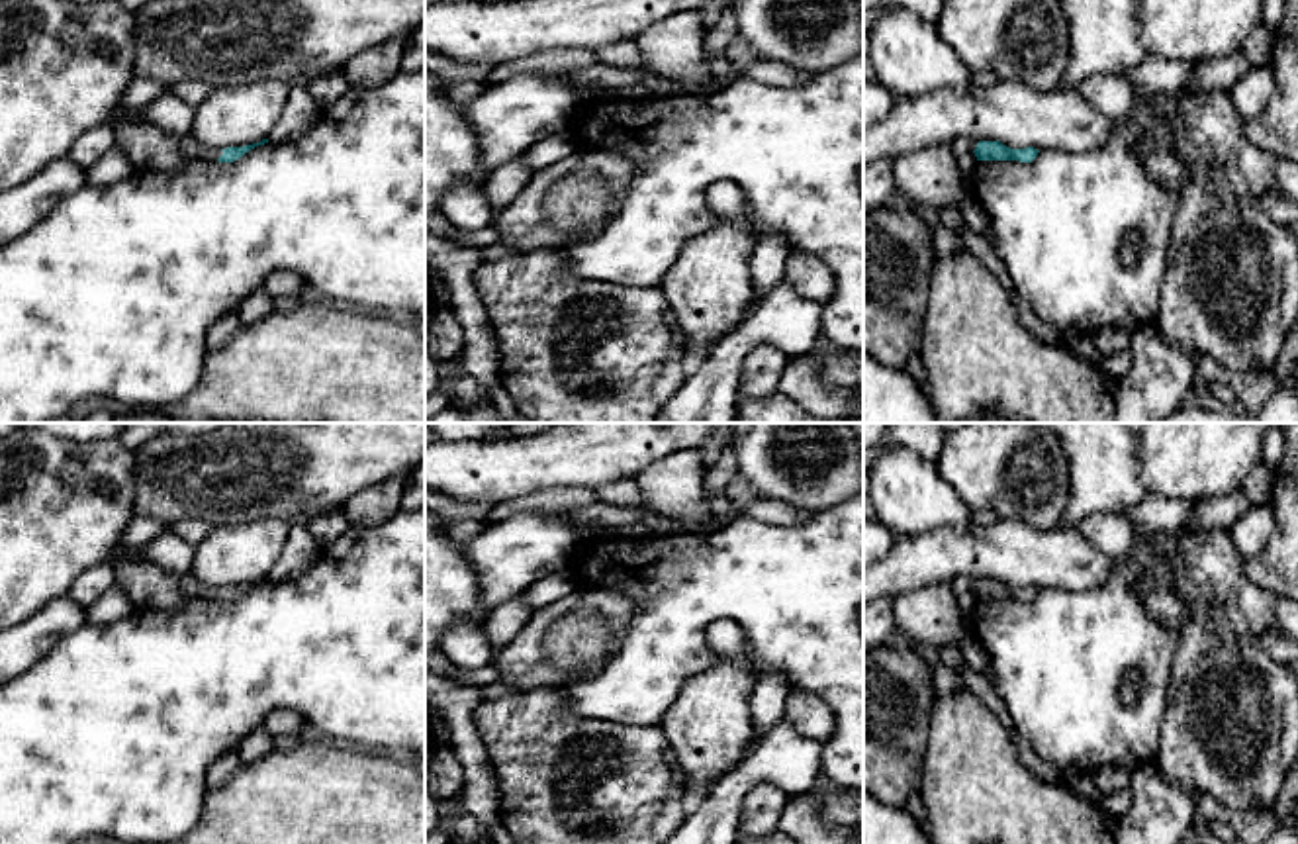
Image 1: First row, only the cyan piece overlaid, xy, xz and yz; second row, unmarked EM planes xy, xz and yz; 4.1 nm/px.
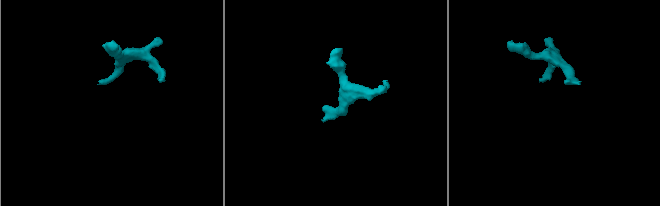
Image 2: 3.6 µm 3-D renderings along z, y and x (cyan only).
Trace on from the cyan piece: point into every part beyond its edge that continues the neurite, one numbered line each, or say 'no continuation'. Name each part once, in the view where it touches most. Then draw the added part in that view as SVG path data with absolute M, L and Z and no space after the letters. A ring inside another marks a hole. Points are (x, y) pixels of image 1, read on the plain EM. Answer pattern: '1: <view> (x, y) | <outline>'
no continuation

